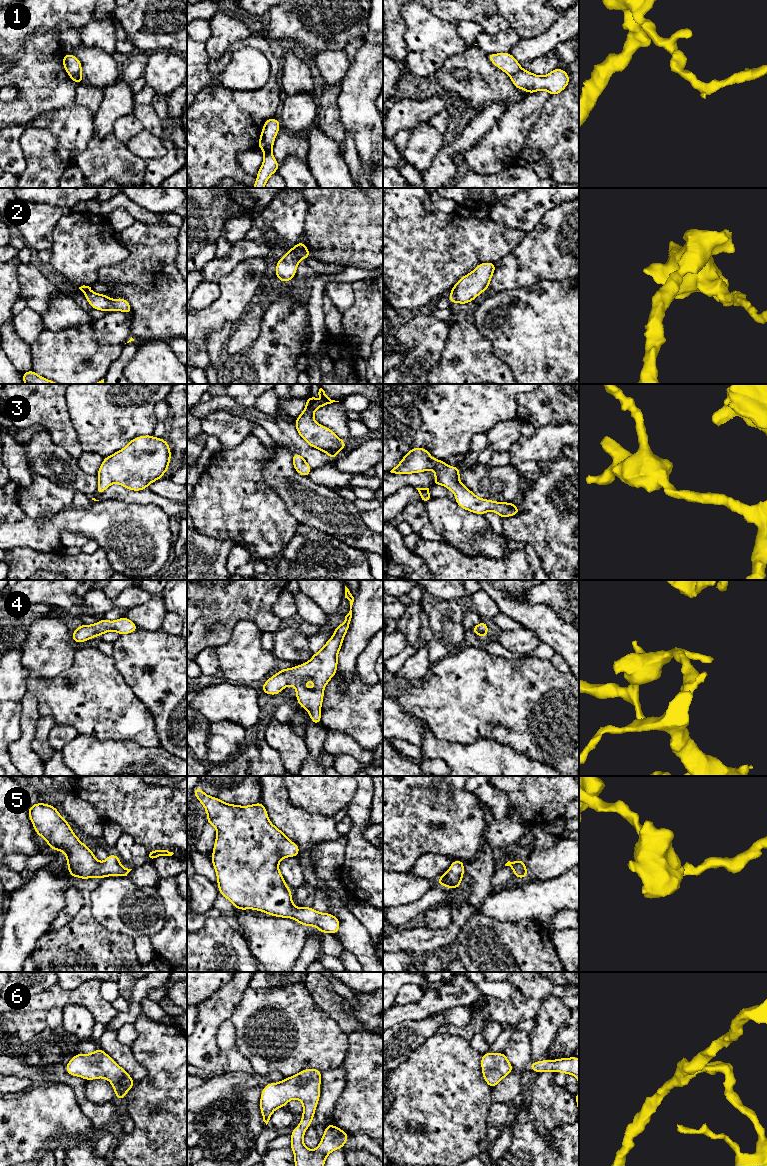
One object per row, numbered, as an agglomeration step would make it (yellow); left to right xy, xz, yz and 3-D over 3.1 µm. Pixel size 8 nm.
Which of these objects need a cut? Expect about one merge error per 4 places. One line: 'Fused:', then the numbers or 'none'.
Fused: 1

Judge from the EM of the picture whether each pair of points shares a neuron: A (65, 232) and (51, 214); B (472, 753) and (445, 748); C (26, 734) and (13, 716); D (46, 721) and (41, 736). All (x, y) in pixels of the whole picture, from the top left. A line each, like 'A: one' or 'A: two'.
A: two
B: one
C: two
D: one

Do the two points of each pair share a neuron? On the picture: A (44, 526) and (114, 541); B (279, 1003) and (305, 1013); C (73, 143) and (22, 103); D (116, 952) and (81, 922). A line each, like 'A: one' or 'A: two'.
A: one
B: one
C: two
D: one

